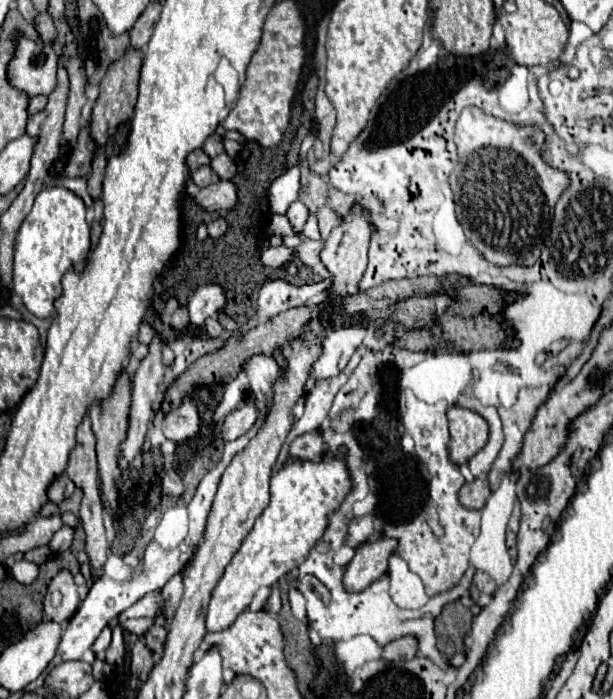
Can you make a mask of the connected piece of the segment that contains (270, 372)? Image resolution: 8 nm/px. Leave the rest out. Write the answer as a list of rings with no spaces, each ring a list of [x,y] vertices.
[[[254,354],[252,358],[248,358],[248,362],[244,366],[256,398],[262,400],[262,404],[266,408],[270,408],[272,382],[278,378],[278,368],[280,366],[276,364],[276,360],[272,356],[264,356],[264,354]]]

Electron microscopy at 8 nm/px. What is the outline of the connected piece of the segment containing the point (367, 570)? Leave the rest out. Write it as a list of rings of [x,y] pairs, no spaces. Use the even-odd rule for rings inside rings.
[[[378,538],[376,542],[370,540],[358,546],[352,562],[346,566],[342,576],[346,592],[362,592],[372,582],[382,578],[386,574],[386,564],[394,548],[396,540],[386,540],[386,538]]]

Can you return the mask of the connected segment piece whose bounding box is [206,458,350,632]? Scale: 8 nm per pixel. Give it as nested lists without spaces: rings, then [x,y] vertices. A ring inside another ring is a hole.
[[[322,458],[320,462],[290,460],[276,476],[272,476],[270,504],[258,516],[254,528],[244,538],[240,550],[226,566],[222,578],[212,590],[206,612],[206,630],[220,632],[234,624],[238,614],[250,606],[260,586],[272,586],[292,568],[300,566],[310,554],[310,548],[326,528],[326,516],[338,508],[342,496],[350,492],[350,476],[342,458]]]

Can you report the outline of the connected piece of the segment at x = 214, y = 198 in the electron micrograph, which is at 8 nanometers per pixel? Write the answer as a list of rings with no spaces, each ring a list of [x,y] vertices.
[[[192,178],[186,182],[186,194],[202,208],[214,210],[214,212],[224,212],[230,210],[236,204],[236,188],[230,180],[220,180],[210,186],[196,186]]]

